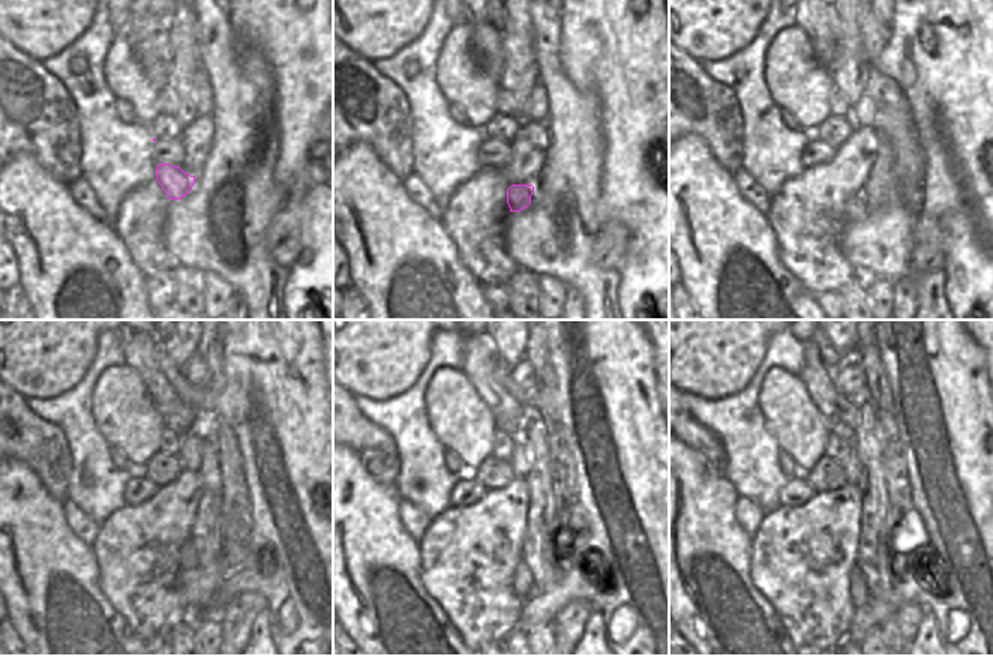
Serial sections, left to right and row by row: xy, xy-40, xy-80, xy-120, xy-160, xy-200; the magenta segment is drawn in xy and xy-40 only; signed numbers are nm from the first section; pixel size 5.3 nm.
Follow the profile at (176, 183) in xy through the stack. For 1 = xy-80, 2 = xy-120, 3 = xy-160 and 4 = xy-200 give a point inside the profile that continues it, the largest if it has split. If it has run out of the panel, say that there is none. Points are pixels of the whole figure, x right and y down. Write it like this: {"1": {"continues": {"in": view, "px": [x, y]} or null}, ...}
{"1": {"continues": {"in": "xy-80", "px": [857, 209]}}, "2": {"continues": {"in": "xy-120", "px": [186, 553]}}, "3": {"continues": {"in": "xy-160", "px": [522, 581]}}, "4": {"continues": {"in": "xy-200", "px": [858, 595]}}}

